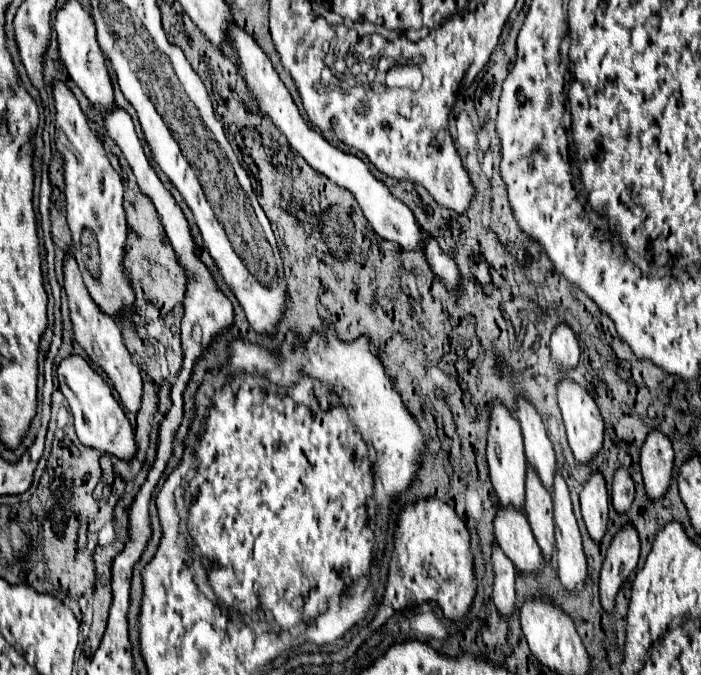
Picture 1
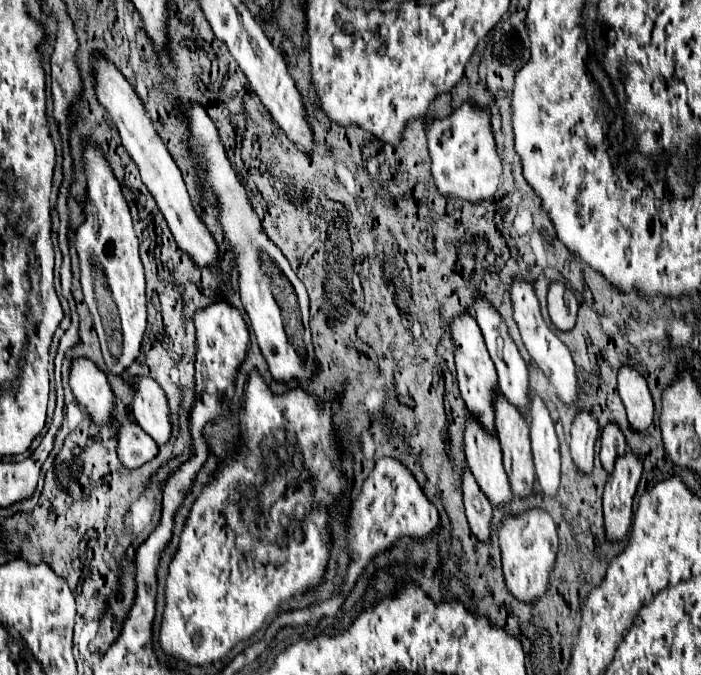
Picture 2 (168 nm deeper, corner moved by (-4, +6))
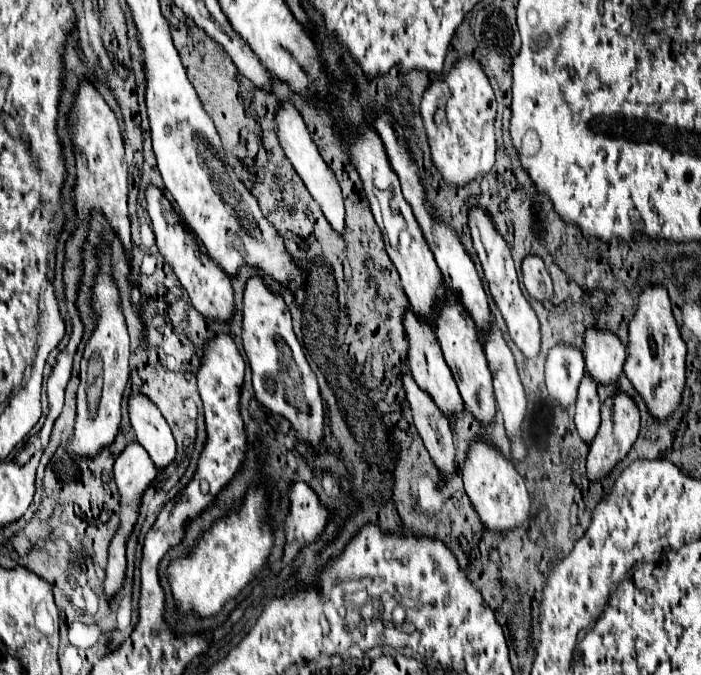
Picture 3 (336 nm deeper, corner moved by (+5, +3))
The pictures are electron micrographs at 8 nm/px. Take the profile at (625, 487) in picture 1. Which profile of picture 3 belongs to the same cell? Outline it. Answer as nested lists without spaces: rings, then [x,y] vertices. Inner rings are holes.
[[[584,371],[584,377],[578,385],[578,401],[574,407],[574,421],[578,435],[590,443],[600,425],[600,397],[596,391],[596,381]]]

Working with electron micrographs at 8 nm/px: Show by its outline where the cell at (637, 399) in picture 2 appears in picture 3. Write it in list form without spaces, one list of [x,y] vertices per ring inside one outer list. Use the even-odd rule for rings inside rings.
[[[594,325],[584,331],[584,365],[594,381],[618,387],[624,357],[624,345],[608,327]]]

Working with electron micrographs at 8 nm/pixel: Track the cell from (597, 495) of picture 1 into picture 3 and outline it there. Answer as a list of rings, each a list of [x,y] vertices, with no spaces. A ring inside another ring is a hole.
[[[558,343],[548,351],[544,379],[550,397],[554,397],[560,405],[564,407],[574,405],[582,373],[584,373],[584,359],[578,347]]]

